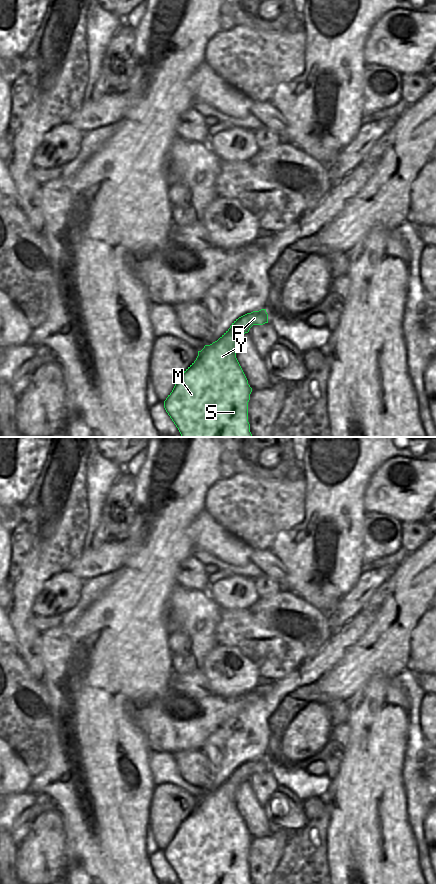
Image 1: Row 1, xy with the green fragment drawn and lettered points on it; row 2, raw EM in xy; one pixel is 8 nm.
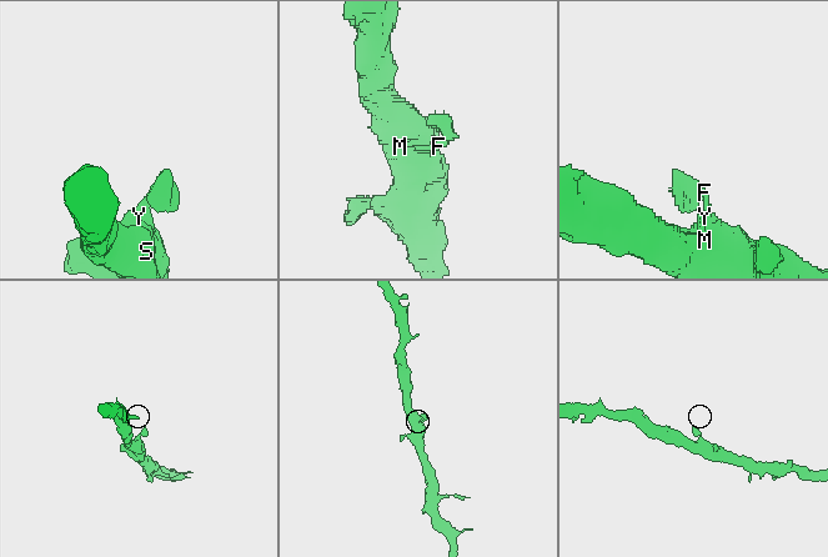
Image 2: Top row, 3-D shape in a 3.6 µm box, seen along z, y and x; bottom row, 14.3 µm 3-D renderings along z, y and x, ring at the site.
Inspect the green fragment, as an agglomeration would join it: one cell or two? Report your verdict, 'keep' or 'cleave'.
keep

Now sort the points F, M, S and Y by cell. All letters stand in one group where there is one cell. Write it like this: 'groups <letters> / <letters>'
groups F M S Y

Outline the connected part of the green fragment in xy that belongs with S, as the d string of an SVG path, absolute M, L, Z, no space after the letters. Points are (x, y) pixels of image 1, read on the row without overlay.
M266 757L239 765L217 789L198 799L196 808L180 823L164 856L182 885L252 885L248 870L252 836L236 806L236 790L253 773L265 771Z

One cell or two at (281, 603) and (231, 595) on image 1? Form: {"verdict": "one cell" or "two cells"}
{"verdict": "two cells"}

